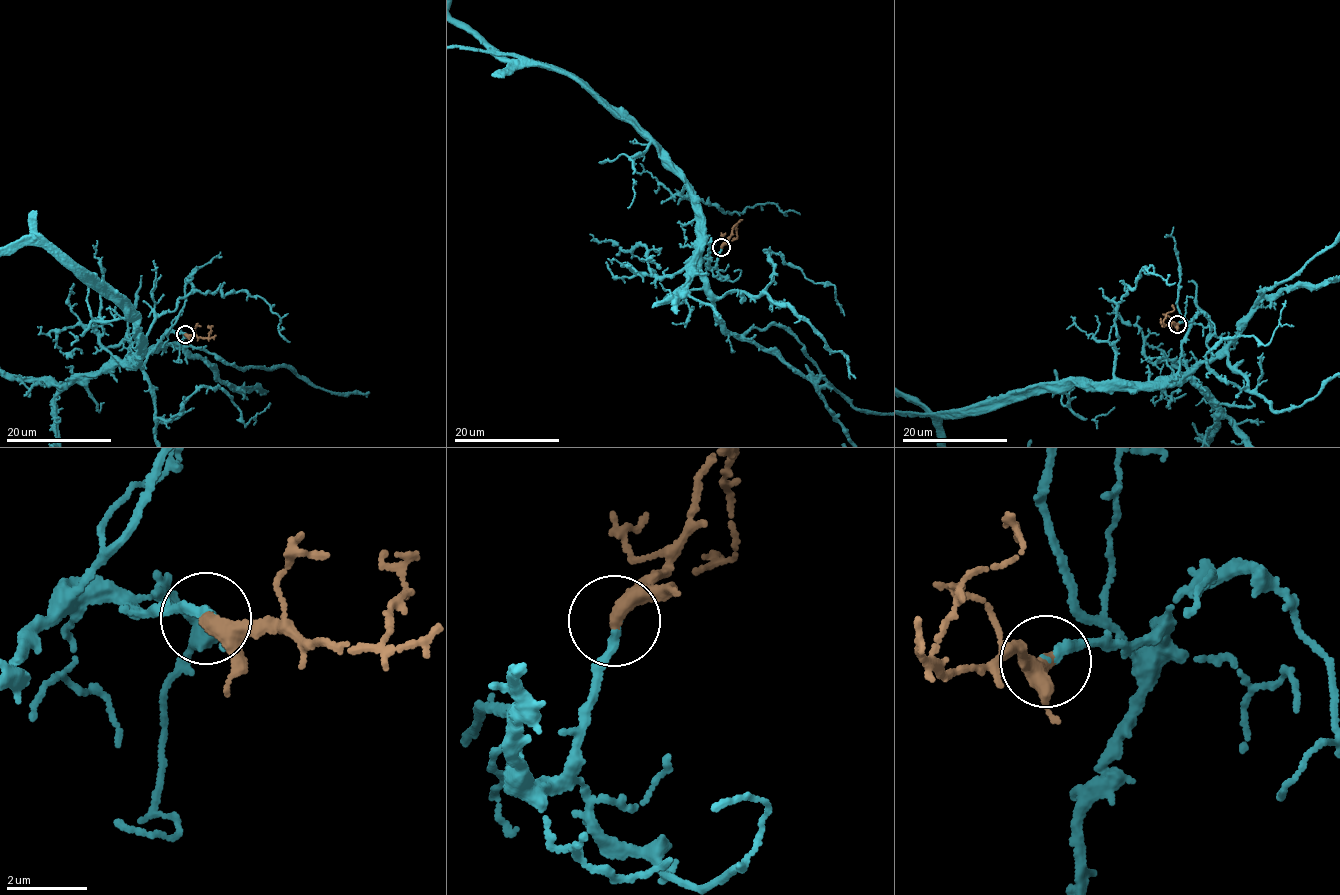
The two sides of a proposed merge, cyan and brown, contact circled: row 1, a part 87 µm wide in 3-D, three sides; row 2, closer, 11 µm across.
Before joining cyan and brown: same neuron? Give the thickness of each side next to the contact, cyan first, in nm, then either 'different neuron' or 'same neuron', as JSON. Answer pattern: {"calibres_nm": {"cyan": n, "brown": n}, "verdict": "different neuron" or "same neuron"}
{"calibres_nm": {"cyan": 200, "brown": 300}, "verdict": "same neuron"}

